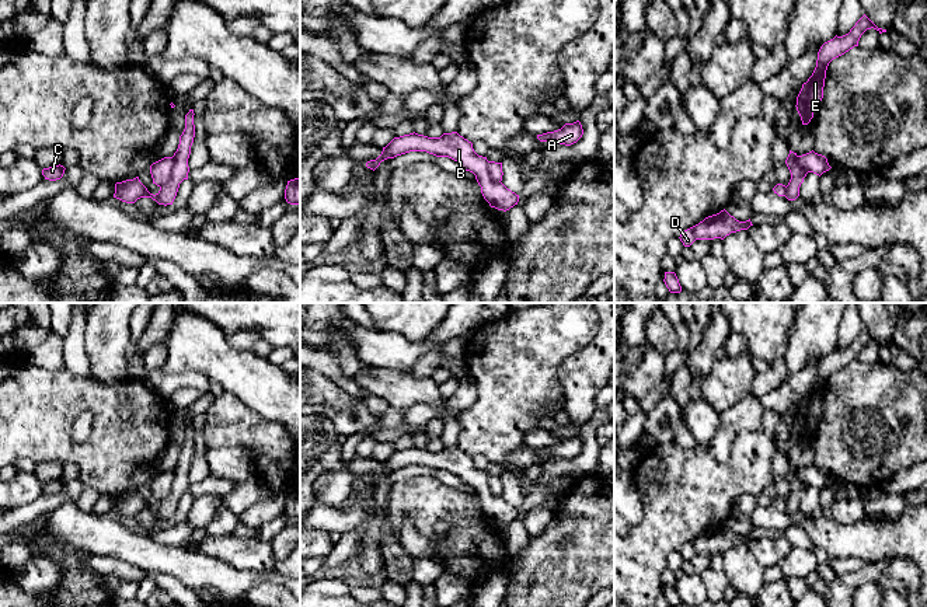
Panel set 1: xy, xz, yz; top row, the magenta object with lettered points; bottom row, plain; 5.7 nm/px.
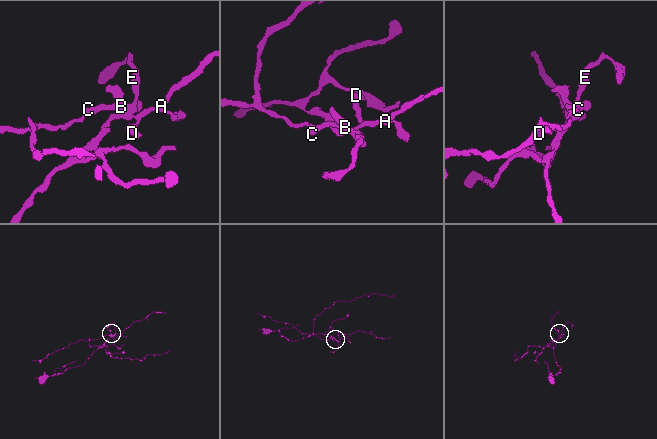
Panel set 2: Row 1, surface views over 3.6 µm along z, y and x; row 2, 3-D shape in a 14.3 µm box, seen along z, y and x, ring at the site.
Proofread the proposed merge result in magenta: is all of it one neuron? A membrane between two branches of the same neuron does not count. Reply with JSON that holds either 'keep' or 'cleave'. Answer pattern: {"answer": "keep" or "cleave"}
{"answer": "cleave"}

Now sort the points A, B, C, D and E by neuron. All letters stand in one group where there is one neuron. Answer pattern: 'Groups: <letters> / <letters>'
Groups: A B C D / E

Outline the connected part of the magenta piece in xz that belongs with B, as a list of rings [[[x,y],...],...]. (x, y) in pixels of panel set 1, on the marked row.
[[[457,132],[443,133],[440,137],[428,137],[418,133],[410,133],[394,137],[376,160],[366,163],[366,167],[376,170],[381,161],[394,158],[410,151],[426,151],[436,157],[449,157],[457,161],[463,170],[475,175],[481,193],[491,207],[509,210],[519,202],[519,195],[508,189],[502,182],[494,182],[488,174],[487,157],[478,156],[473,143]]]

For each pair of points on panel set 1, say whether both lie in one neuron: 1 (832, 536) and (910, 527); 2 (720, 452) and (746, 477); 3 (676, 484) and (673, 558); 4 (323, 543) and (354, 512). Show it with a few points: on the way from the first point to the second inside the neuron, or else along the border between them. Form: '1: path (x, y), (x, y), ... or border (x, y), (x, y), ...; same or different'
1: path (851, 537), (891, 537); same
2: border (743, 431), (735, 438), (729, 459), (720, 464); different
3: border (678, 550), (668, 555), (665, 567); different
4: border (314, 527), (328, 534); different

